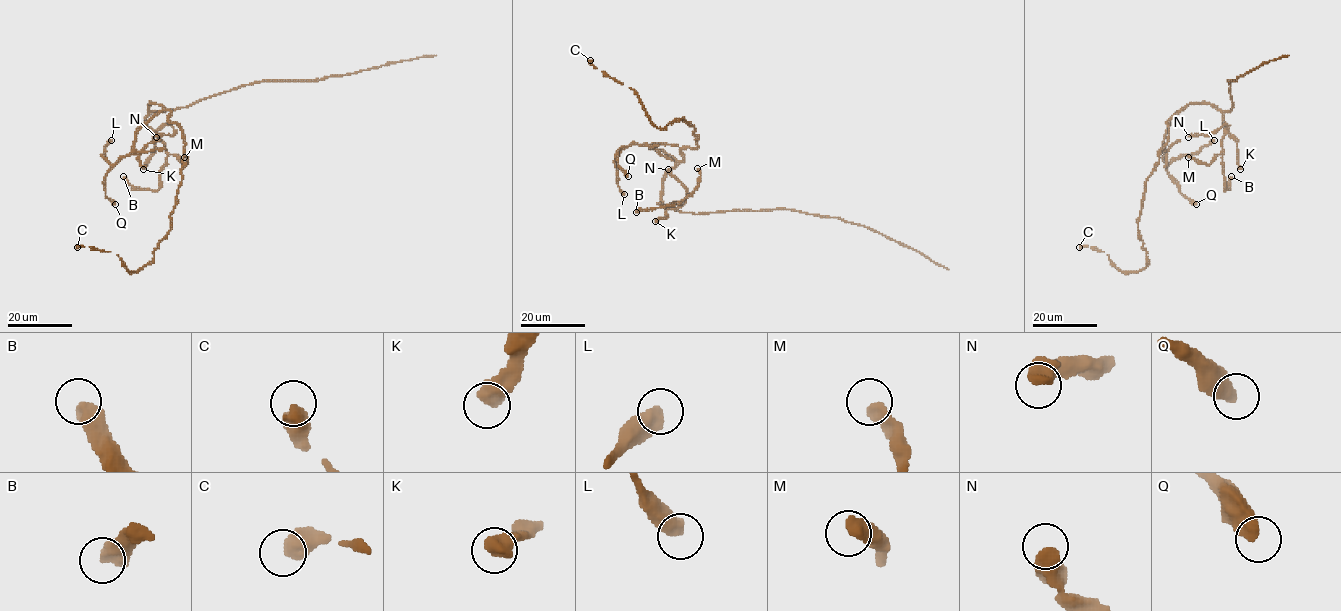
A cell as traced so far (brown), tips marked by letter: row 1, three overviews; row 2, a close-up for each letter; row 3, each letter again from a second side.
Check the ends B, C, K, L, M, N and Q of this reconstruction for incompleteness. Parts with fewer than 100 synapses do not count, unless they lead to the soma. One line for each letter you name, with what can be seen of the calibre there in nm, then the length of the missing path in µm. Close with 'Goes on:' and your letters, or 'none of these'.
Goes on: none of these

